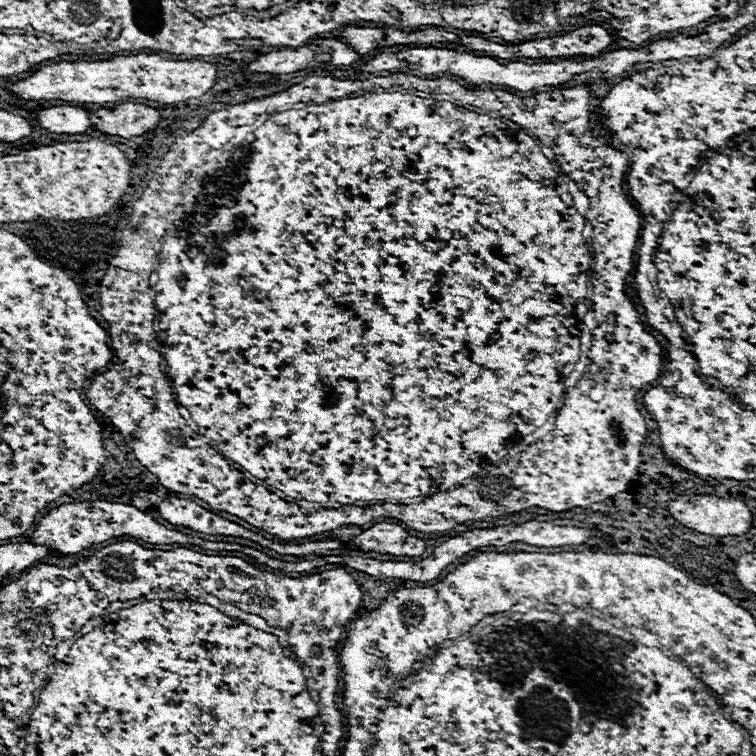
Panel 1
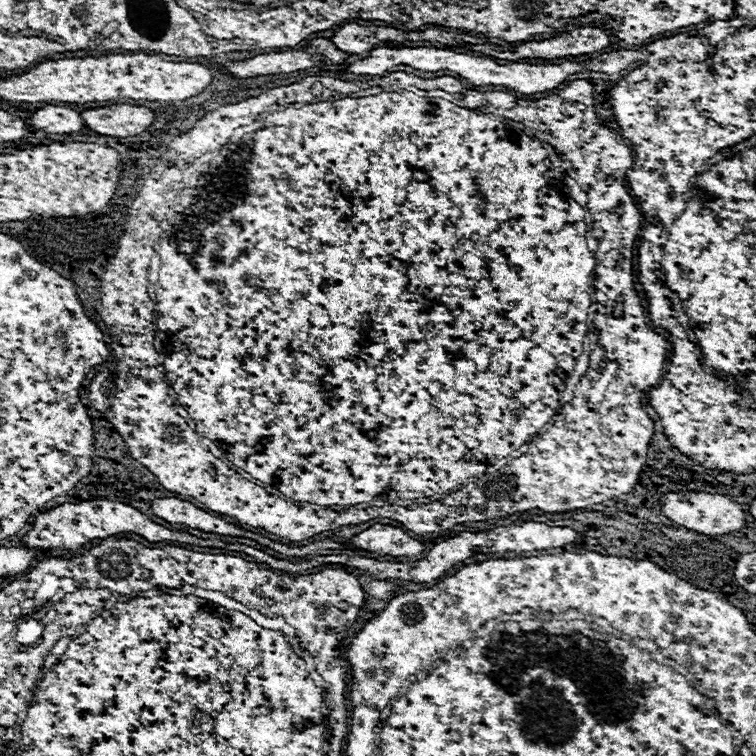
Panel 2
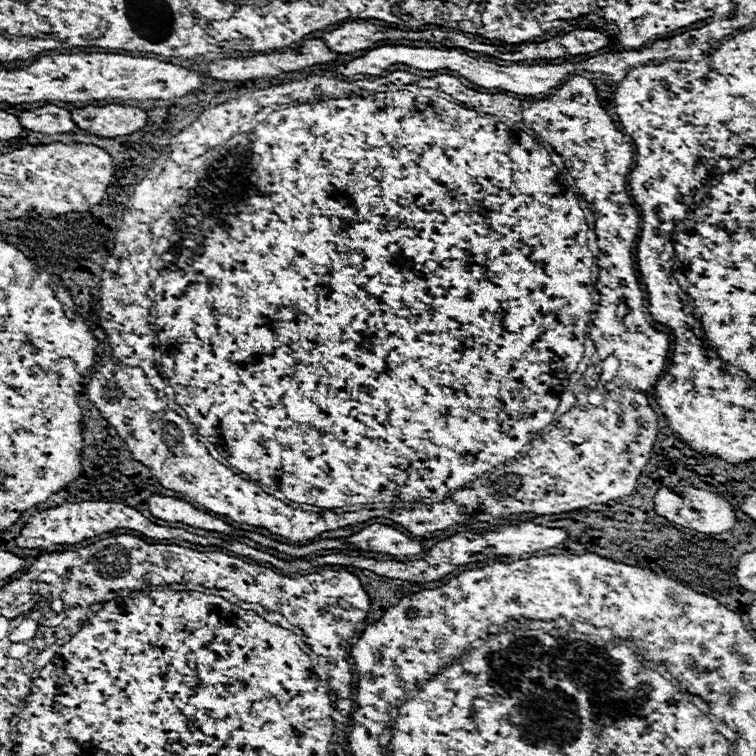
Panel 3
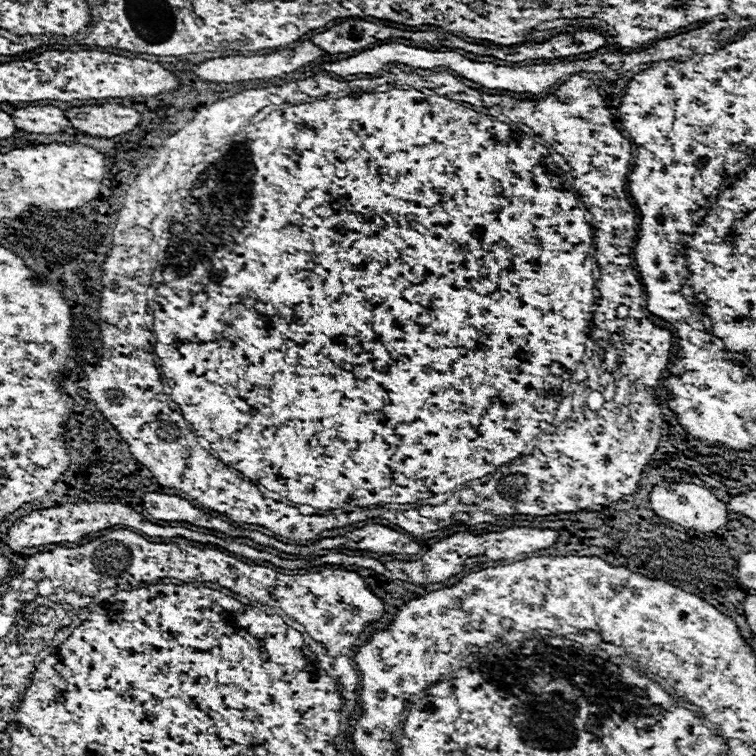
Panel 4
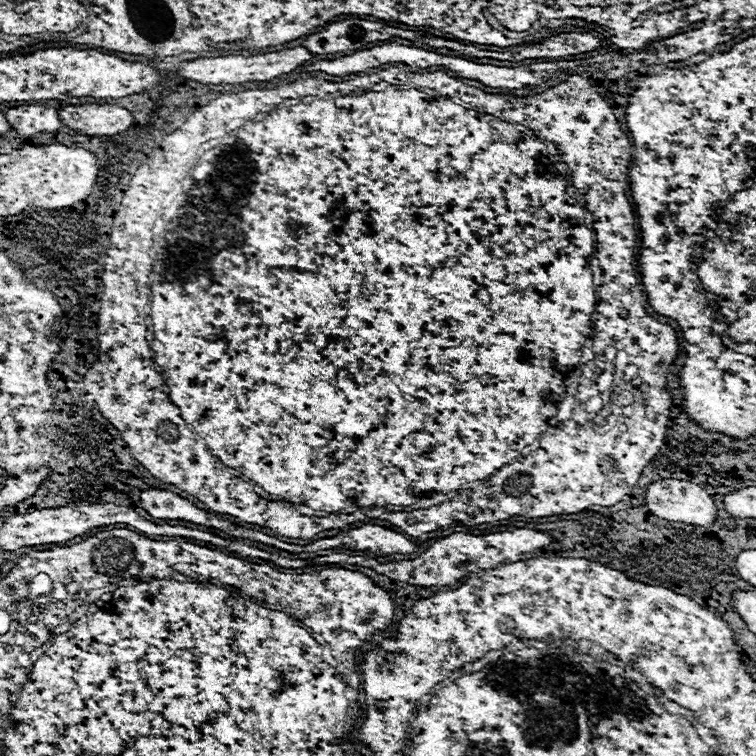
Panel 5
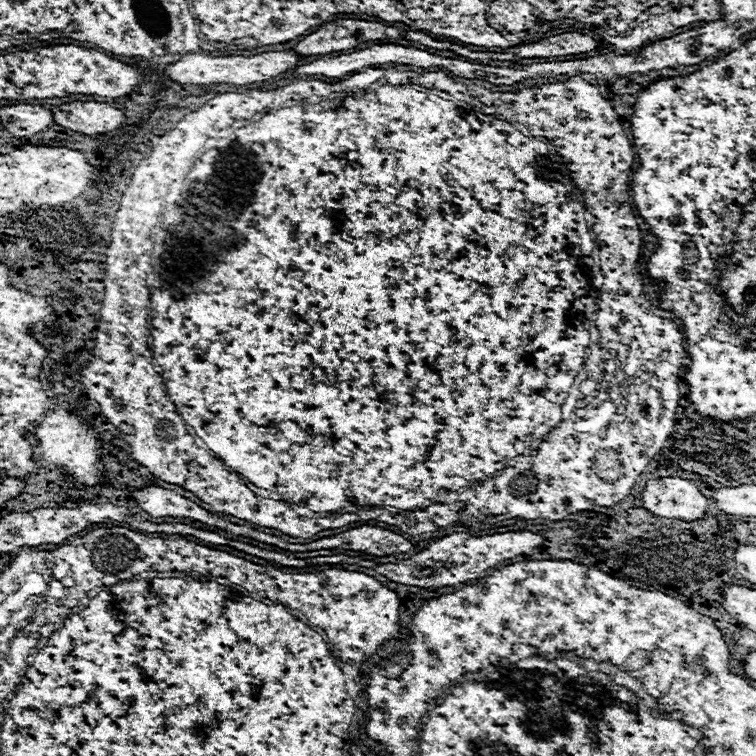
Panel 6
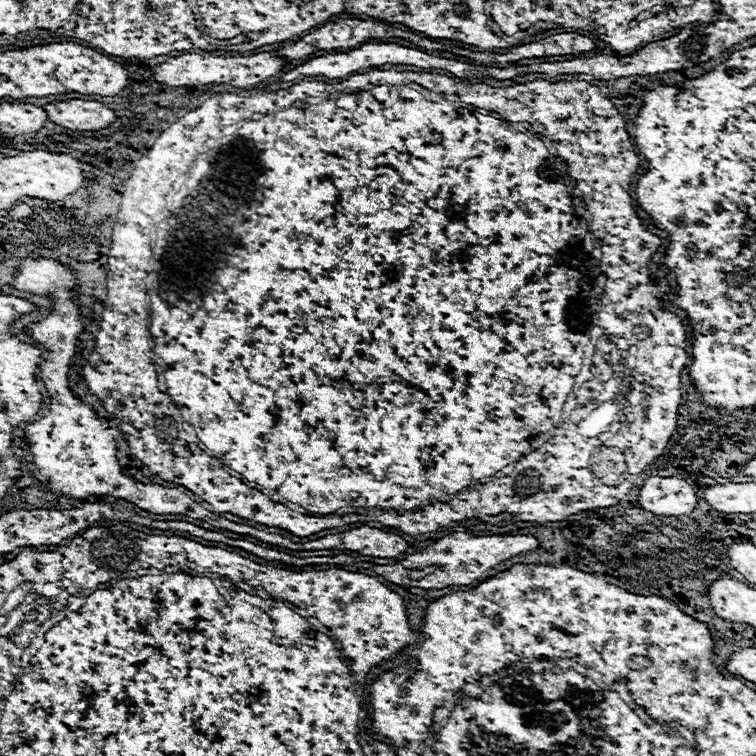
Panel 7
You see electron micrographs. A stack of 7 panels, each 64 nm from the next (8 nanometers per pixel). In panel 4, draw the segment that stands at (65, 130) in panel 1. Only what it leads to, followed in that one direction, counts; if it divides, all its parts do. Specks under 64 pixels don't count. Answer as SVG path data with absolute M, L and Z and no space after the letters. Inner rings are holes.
M26 106L10 114L22 132L30 134L56 134L70 128L64 112L56 106Z

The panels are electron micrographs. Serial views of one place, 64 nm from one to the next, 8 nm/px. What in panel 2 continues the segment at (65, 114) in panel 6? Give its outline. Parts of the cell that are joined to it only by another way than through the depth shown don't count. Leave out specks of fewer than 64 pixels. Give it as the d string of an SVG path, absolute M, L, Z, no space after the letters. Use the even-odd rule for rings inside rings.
M112 104L106 108L90 108L82 114L84 126L102 136L136 136L144 132L154 122L154 112L144 106L130 104Z

